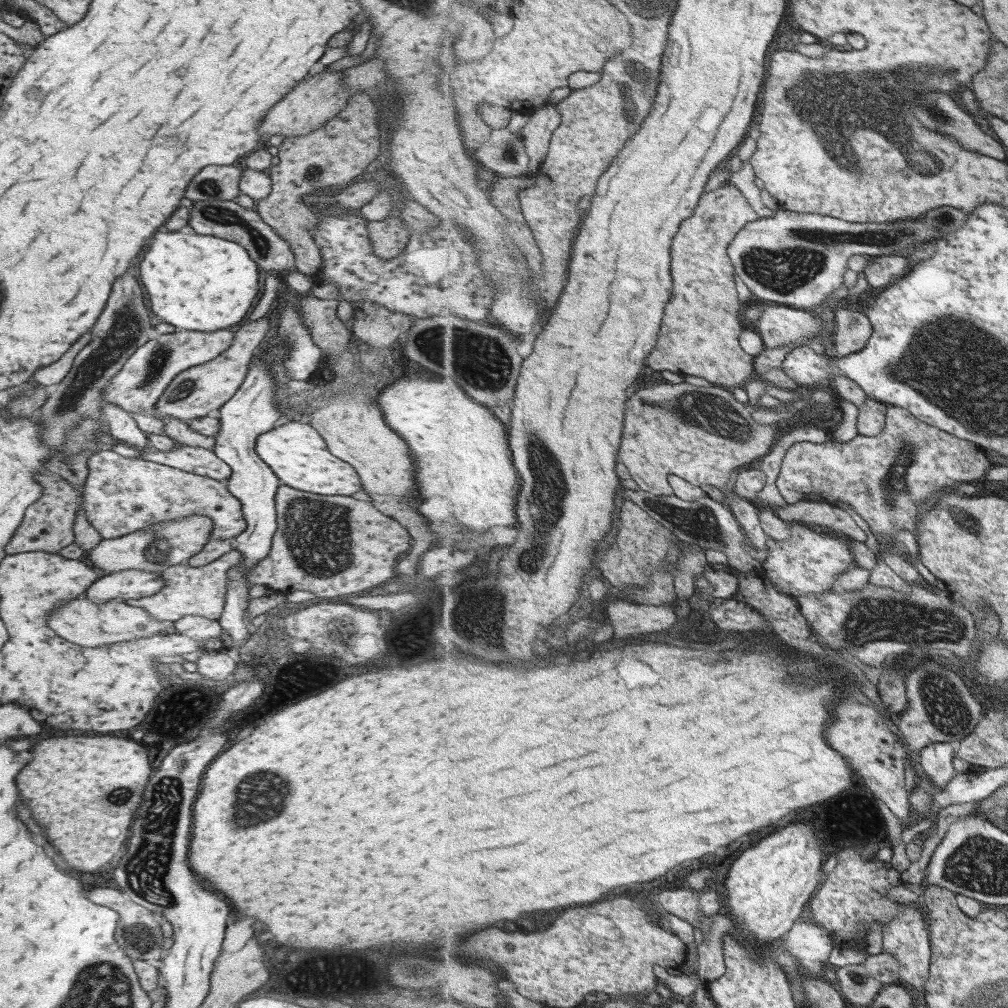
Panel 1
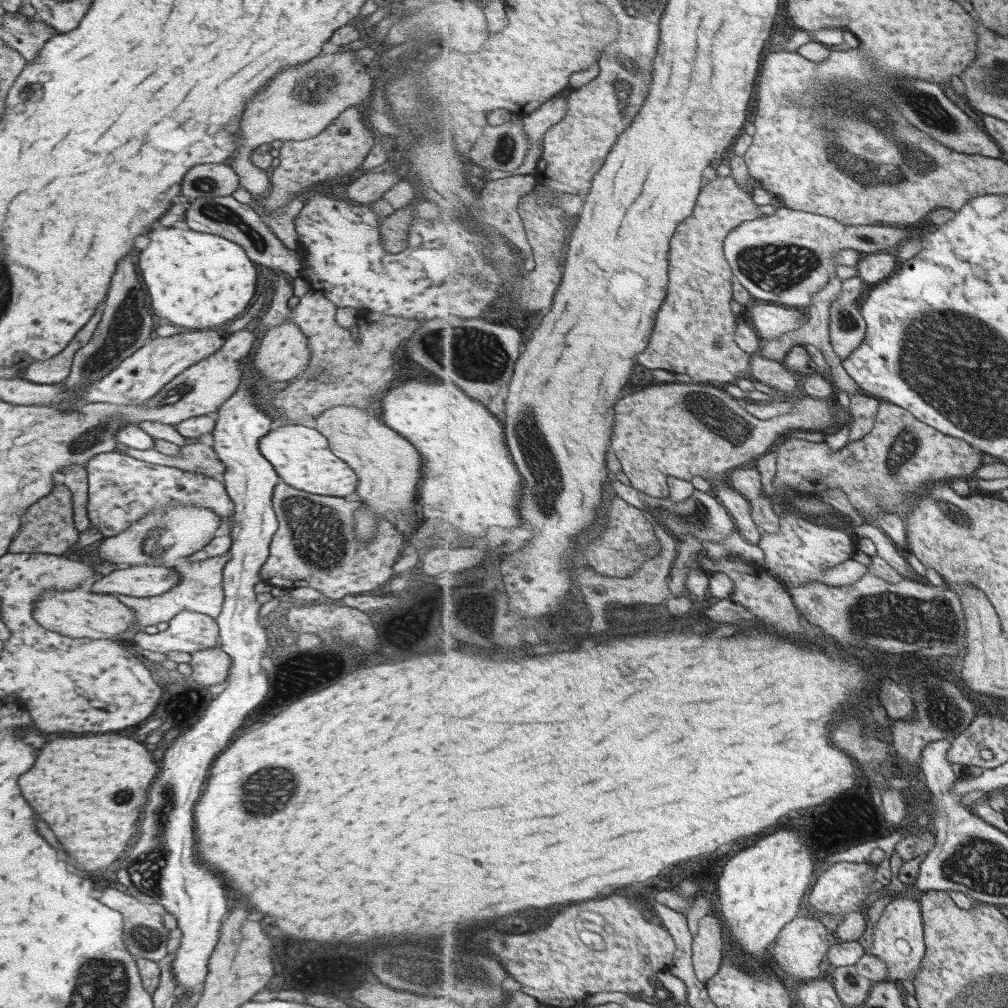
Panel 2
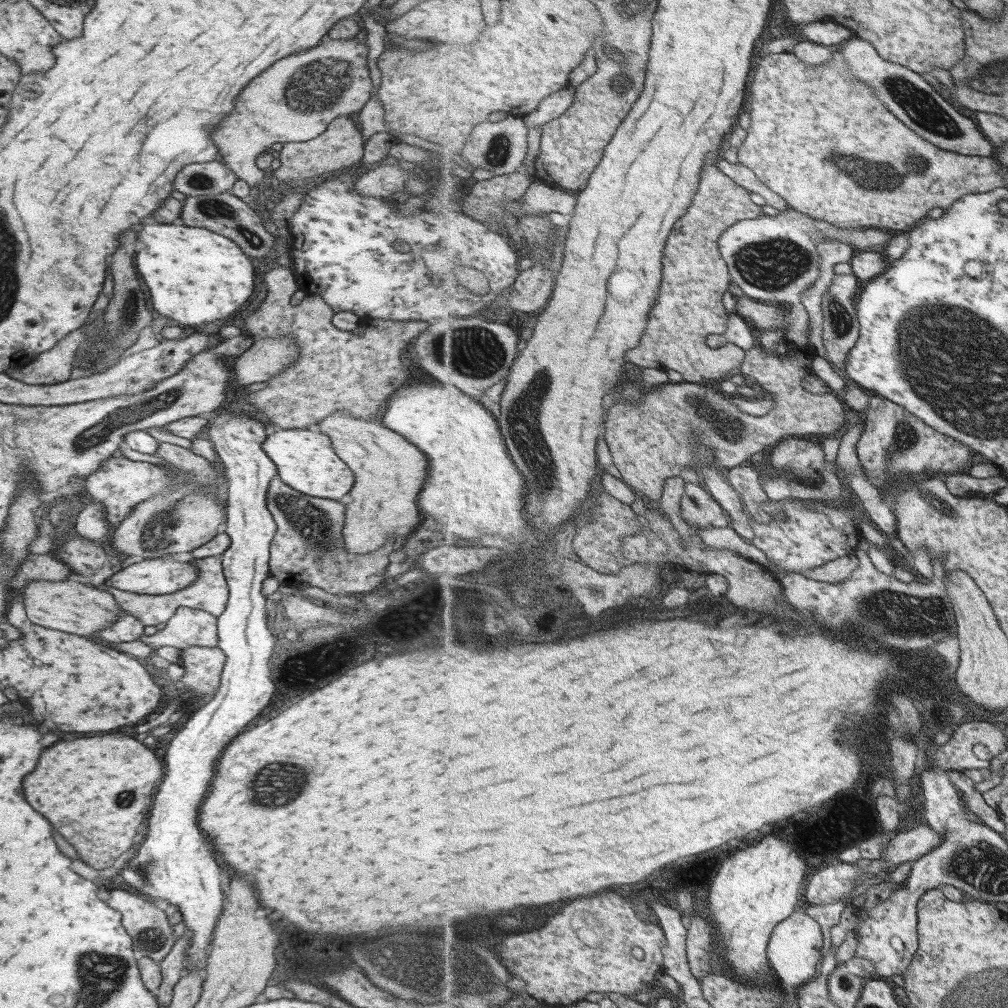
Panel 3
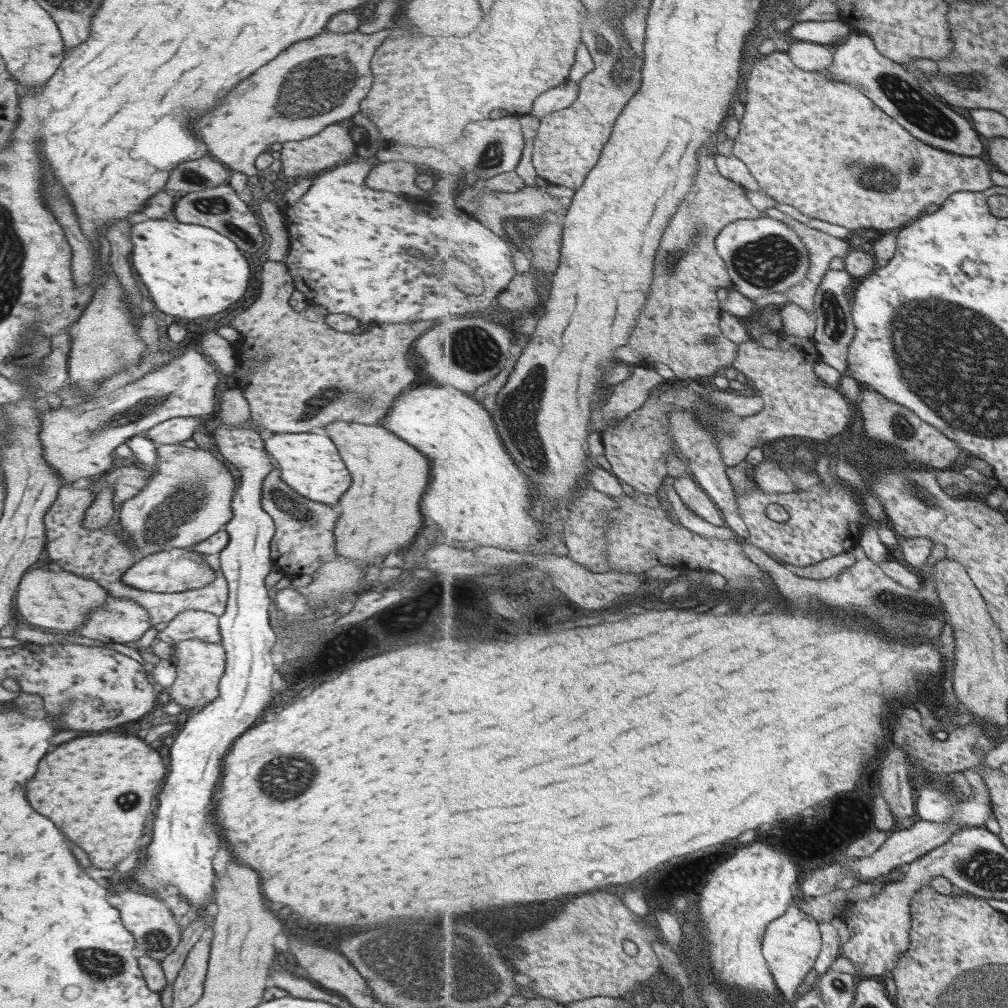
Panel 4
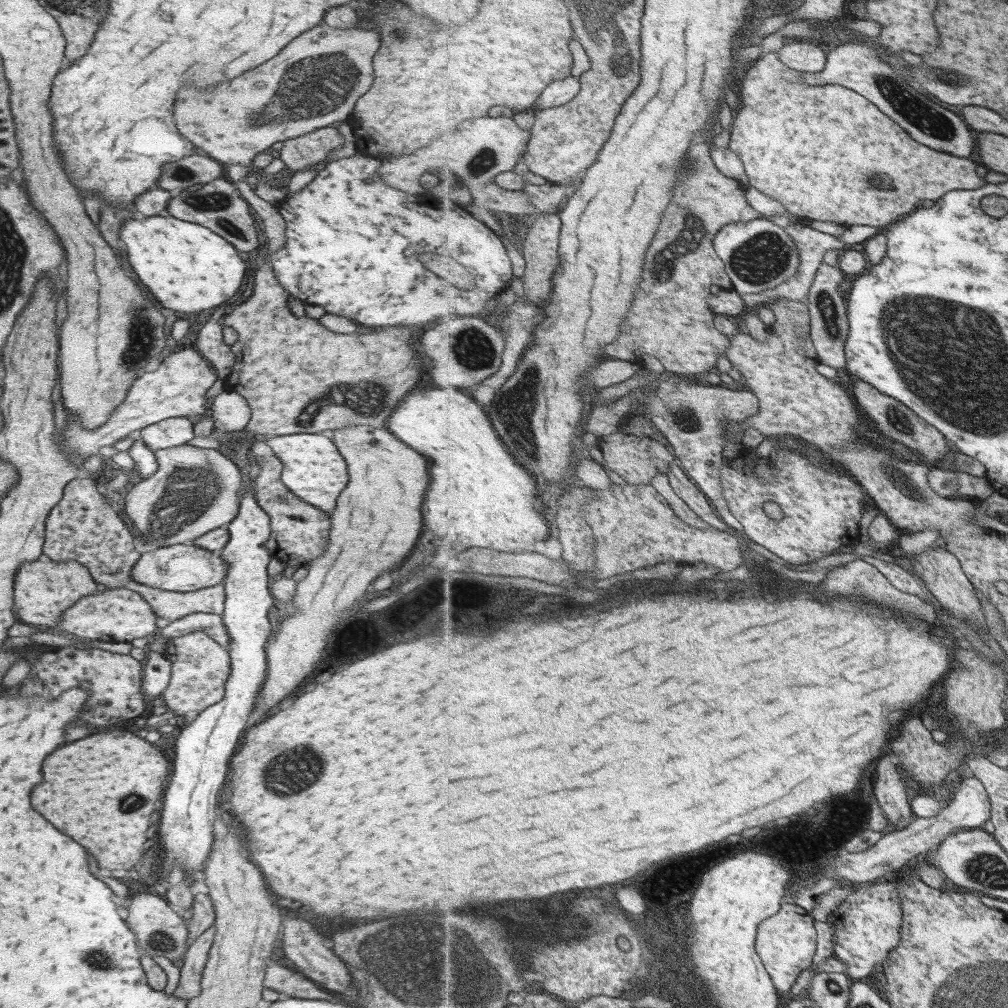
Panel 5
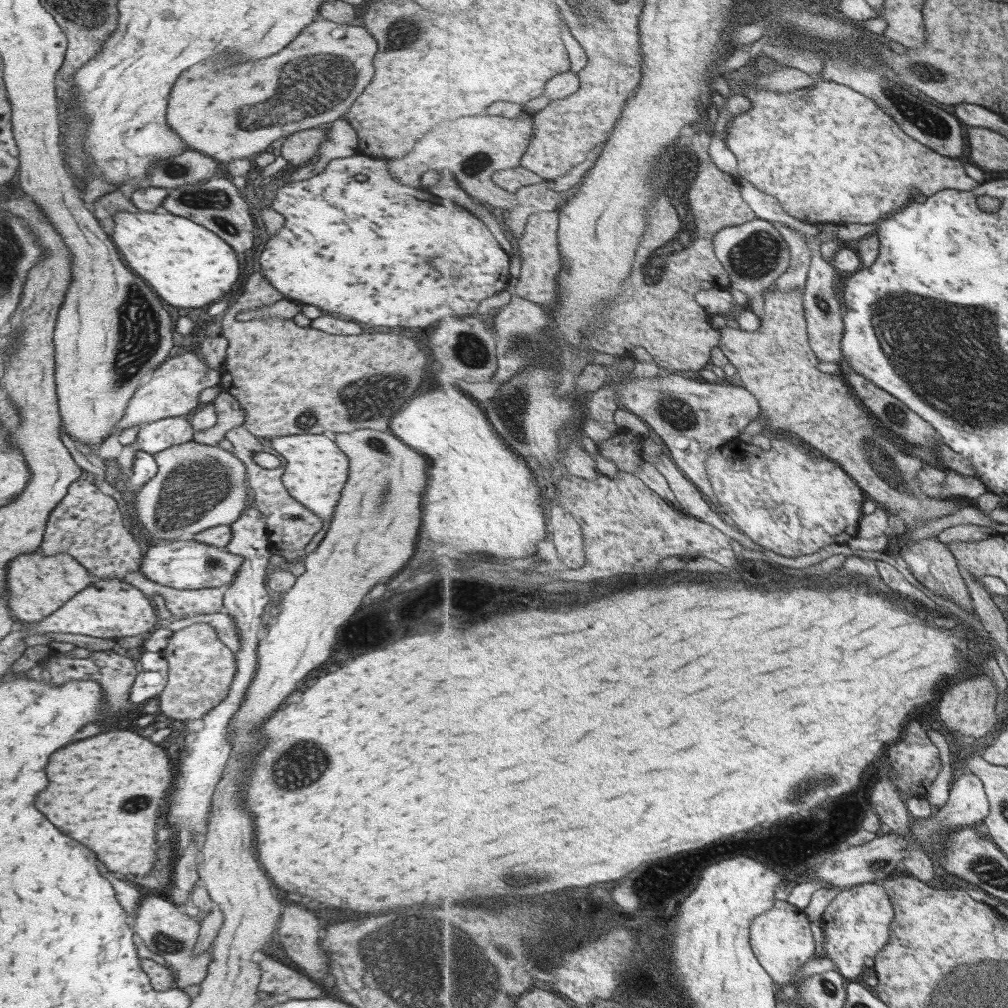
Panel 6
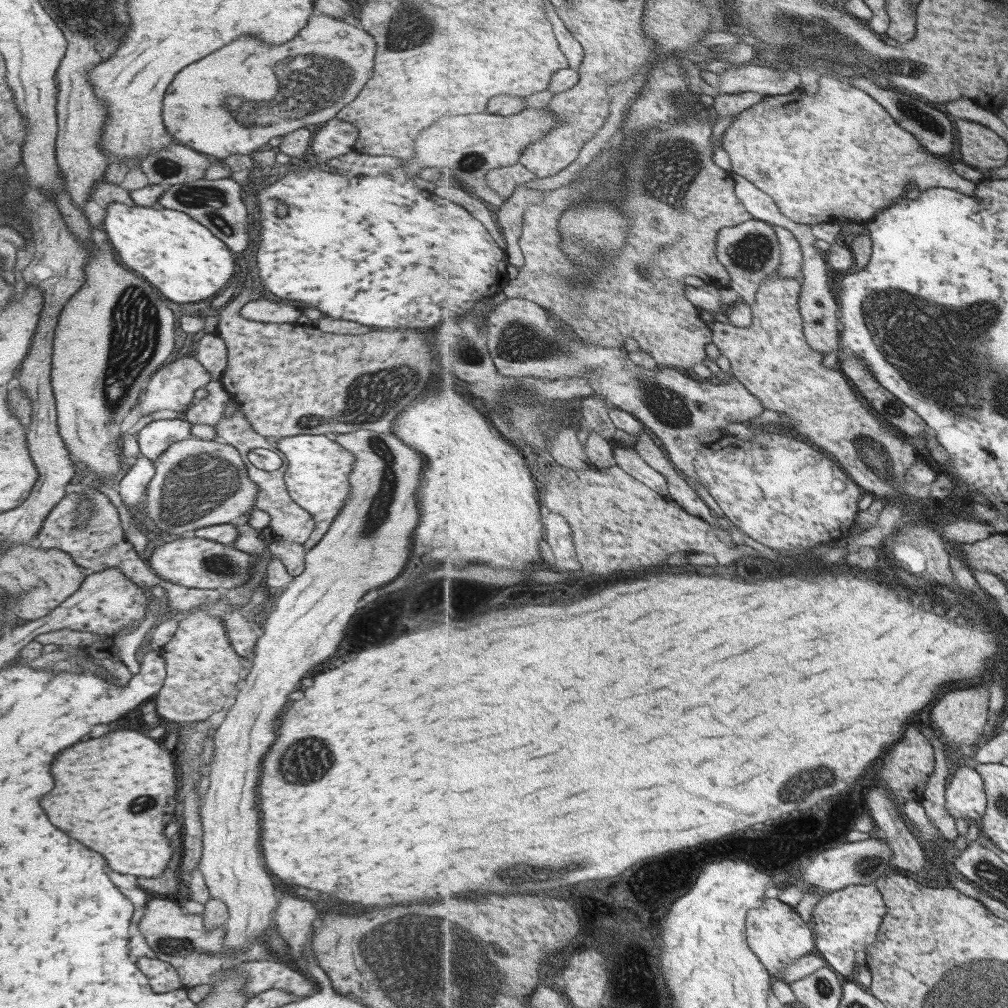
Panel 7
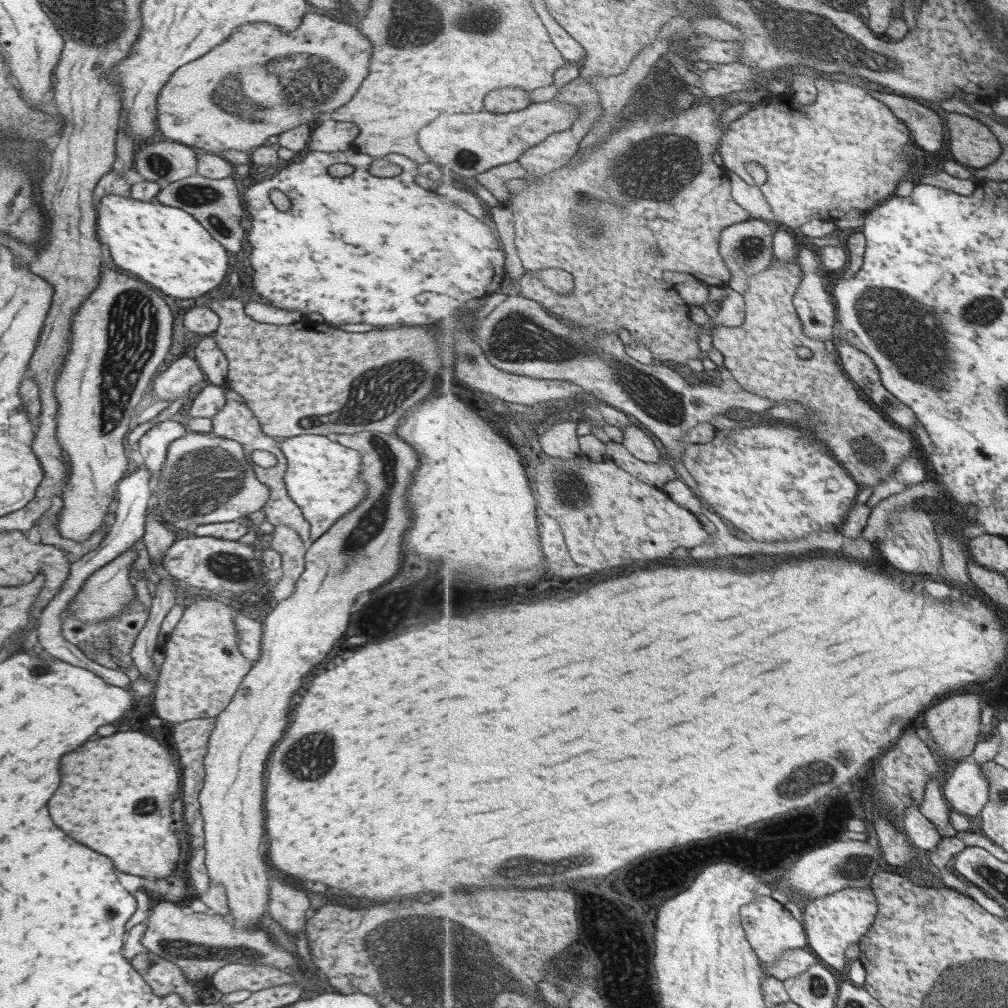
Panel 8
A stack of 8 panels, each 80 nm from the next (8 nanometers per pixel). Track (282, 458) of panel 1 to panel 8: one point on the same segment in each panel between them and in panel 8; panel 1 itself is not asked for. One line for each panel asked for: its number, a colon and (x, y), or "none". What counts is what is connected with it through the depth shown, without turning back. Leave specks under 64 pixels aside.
2: (301, 458)
3: (304, 461)
4: (307, 463)
5: (312, 469)
6: (315, 471)
7: (316, 476)
8: (321, 479)

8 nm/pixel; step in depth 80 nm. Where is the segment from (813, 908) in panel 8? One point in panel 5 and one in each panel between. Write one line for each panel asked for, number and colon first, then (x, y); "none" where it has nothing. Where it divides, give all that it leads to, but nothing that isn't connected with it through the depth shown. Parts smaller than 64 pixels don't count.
5: (868, 922)
6: (857, 922)
7: (846, 922)

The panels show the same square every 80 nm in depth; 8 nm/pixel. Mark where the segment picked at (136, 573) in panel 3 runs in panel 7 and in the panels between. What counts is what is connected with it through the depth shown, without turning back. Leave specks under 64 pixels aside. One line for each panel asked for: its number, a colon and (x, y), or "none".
4: (172, 570)
5: (177, 567)
6: (182, 564)
7: (191, 562)

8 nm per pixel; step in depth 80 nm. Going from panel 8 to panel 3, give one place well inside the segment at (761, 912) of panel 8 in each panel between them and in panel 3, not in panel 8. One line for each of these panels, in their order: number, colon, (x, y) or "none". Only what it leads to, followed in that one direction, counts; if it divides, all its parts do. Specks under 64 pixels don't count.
3: (796, 946)
4: (792, 944)
5: (787, 943)
6: (782, 938)
7: (777, 934)

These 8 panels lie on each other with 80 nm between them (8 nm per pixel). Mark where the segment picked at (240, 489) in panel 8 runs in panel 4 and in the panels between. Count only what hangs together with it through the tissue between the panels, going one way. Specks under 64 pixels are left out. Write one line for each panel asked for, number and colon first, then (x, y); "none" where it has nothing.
4: (187, 498)
5: (193, 490)
6: (196, 487)
7: (197, 483)

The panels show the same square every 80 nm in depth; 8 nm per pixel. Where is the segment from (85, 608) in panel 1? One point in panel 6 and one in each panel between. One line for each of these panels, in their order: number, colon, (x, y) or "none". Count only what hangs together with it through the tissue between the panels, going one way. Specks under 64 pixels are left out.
2: (74, 613)
3: (58, 606)
4: (50, 598)
5: (43, 589)
6: (36, 584)

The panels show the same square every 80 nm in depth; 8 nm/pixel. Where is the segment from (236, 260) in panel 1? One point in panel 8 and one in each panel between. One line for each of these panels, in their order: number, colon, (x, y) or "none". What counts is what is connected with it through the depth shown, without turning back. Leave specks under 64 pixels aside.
2: (196, 280)
3: (194, 277)
4: (190, 271)
5: (187, 268)
6: (187, 266)
7: (180, 257)
8: (162, 245)

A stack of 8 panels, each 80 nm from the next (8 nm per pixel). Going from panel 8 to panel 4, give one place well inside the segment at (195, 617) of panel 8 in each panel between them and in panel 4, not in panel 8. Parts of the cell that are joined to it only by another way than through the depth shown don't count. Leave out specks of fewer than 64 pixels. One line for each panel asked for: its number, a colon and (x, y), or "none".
4: (199, 665)
5: (198, 665)
6: (200, 667)
7: (203, 672)

